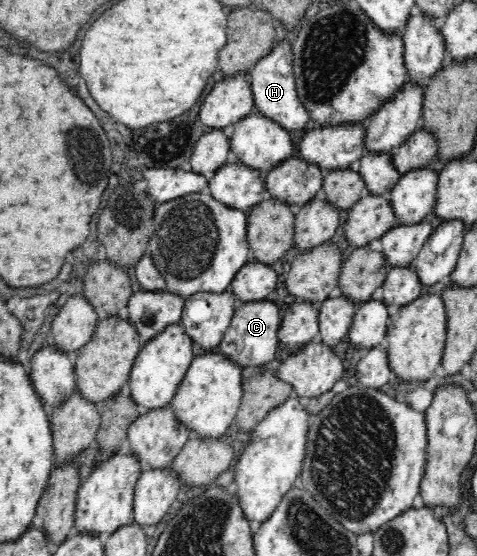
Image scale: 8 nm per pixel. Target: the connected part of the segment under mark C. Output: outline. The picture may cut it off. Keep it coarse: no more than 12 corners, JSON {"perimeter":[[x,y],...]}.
{"perimeter":[[242,305],[218,345],[245,376],[277,363],[279,309]]}

